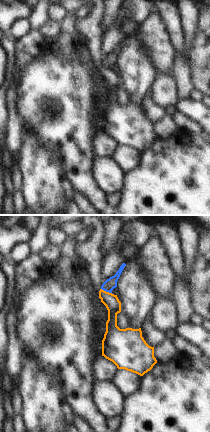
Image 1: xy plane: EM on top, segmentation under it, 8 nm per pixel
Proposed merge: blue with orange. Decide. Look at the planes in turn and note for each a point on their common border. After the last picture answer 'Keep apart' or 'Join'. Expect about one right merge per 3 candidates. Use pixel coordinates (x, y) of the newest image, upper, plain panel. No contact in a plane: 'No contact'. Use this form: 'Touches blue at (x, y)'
Touches blue at (107, 67)

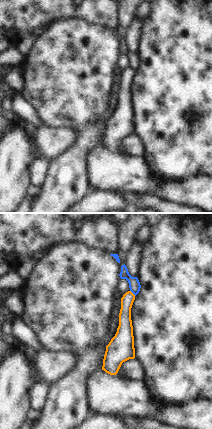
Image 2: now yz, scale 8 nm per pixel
Touches blue at (133, 69)

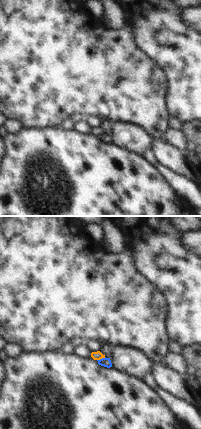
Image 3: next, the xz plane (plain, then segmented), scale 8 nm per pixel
Touches blue at (102, 134)

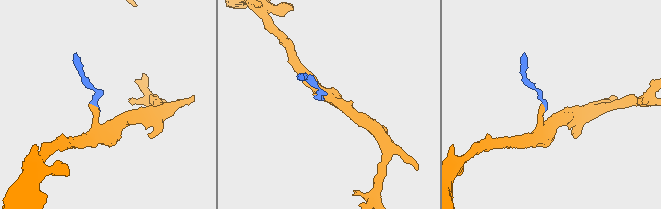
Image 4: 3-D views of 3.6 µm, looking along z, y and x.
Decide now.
Keep apart

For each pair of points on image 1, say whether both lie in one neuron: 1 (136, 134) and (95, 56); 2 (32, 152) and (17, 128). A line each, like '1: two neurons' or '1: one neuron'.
1: one neuron
2: two neurons

